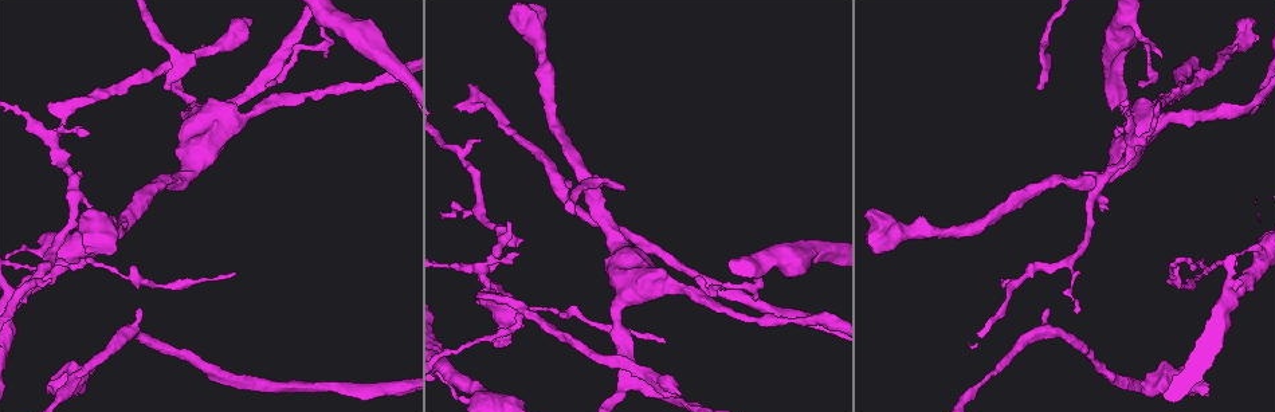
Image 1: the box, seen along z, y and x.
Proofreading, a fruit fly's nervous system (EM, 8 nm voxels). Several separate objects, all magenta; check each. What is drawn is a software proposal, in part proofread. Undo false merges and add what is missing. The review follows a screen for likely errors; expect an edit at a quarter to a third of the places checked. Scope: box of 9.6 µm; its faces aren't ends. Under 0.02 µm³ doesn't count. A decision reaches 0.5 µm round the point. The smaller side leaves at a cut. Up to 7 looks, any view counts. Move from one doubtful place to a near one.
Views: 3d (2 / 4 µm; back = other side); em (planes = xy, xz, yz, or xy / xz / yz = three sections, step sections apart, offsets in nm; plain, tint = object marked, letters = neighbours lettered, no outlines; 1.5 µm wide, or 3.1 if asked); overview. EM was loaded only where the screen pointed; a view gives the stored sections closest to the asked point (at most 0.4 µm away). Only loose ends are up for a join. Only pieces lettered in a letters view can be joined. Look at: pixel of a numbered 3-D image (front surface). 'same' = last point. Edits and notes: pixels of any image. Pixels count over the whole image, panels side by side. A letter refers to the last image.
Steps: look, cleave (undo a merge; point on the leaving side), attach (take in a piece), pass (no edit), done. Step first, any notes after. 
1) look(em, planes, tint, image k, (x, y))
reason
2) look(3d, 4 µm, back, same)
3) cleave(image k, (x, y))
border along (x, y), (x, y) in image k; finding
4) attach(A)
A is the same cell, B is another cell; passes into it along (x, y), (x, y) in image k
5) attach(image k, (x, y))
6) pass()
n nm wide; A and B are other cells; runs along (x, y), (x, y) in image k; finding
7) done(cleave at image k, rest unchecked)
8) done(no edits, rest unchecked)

look(3d, 4 µm, image 1, (681, 394))

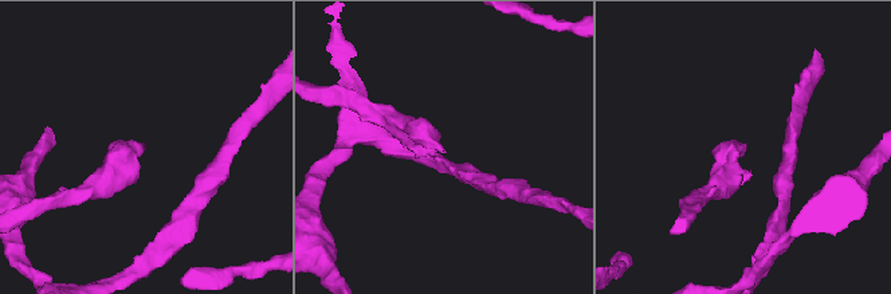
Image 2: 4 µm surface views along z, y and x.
look(em, yz, step 4, tint, image 2, (442, 150))

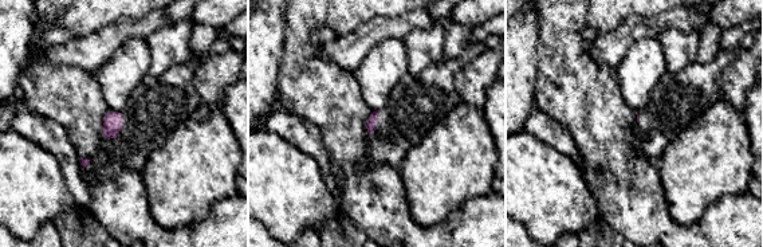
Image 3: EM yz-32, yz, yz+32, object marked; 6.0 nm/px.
look(em, planes, letters, same)
another direction

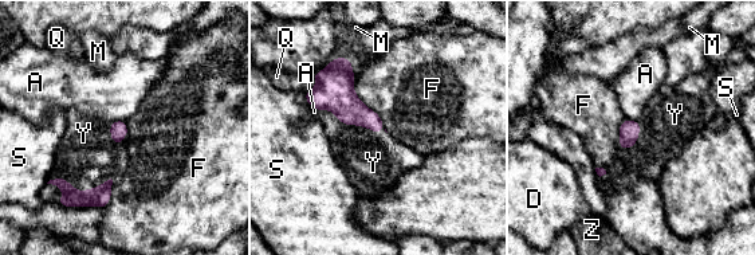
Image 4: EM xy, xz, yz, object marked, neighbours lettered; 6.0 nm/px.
attach(Y)
Y is the same cell, A, D, F, M, Q, S and Z are other cells; it goes on there

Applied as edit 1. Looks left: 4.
look(overview)
redraw

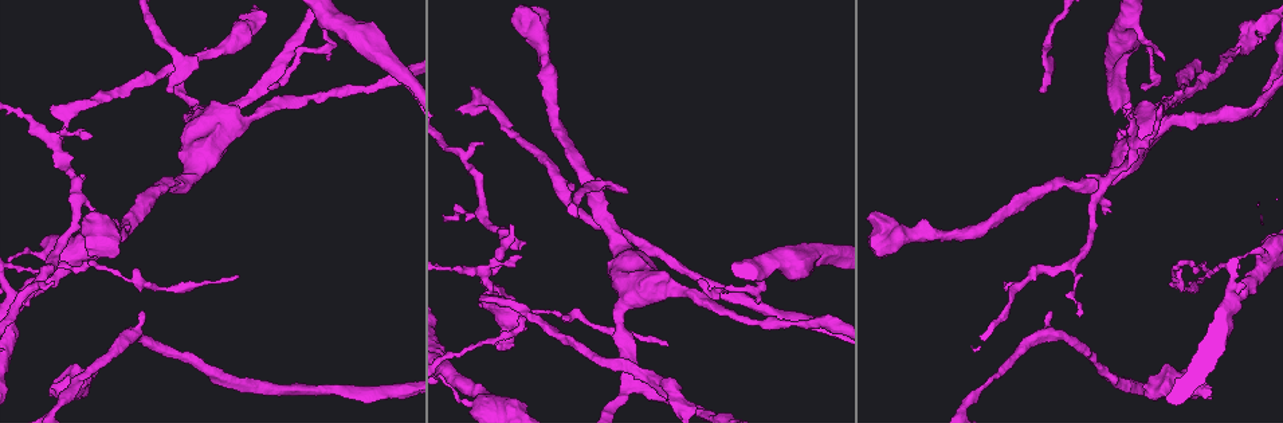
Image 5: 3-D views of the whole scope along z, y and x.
look(3d, 2 µm, image 5, (144, 313))
free end

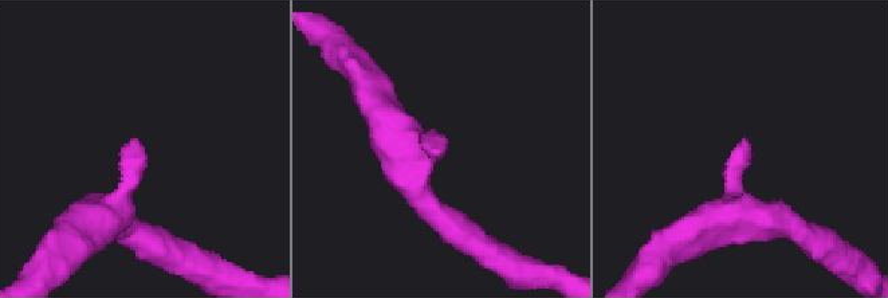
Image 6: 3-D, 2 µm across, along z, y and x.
look(em, planes, tint, image 6, (747, 139))
now the EM

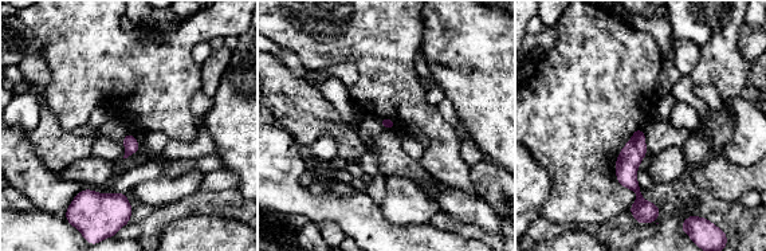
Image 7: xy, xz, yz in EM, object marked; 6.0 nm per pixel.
look(em, planes, letters, same)
see the neighbours

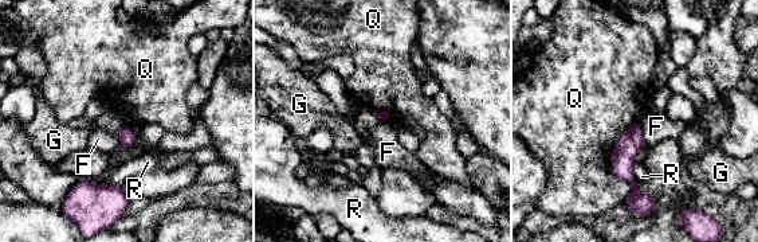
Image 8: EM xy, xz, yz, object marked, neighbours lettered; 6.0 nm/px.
pass()
F, G, Q and R are other cells; runs along (633, 125), (627, 175), (645, 202) in image 8; none of them fits

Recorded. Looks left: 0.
done(attach at image 4, rest unchecked)

